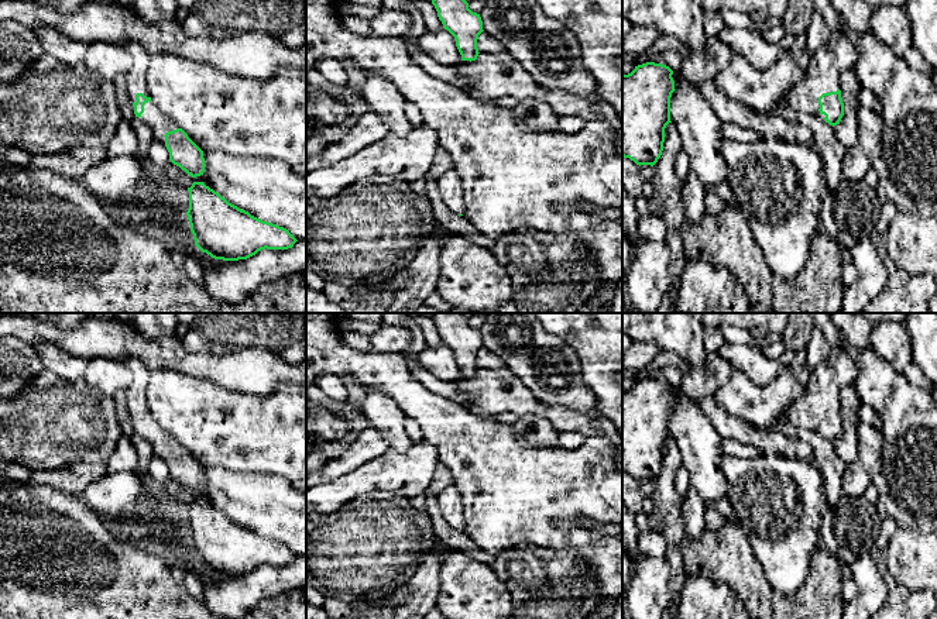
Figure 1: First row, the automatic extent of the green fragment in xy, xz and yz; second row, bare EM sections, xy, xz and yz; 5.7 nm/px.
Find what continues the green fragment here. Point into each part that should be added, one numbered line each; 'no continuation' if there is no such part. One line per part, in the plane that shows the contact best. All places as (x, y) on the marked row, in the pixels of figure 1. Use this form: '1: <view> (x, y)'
1: yz (821, 75)

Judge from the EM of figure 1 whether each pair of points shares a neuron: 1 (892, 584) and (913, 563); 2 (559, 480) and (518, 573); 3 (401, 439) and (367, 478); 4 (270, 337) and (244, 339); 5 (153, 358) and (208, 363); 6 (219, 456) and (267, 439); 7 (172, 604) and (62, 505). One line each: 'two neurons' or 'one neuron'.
1: two neurons
2: two neurons
3: two neurons
4: one neuron
5: one neuron
6: one neuron
7: one neuron

